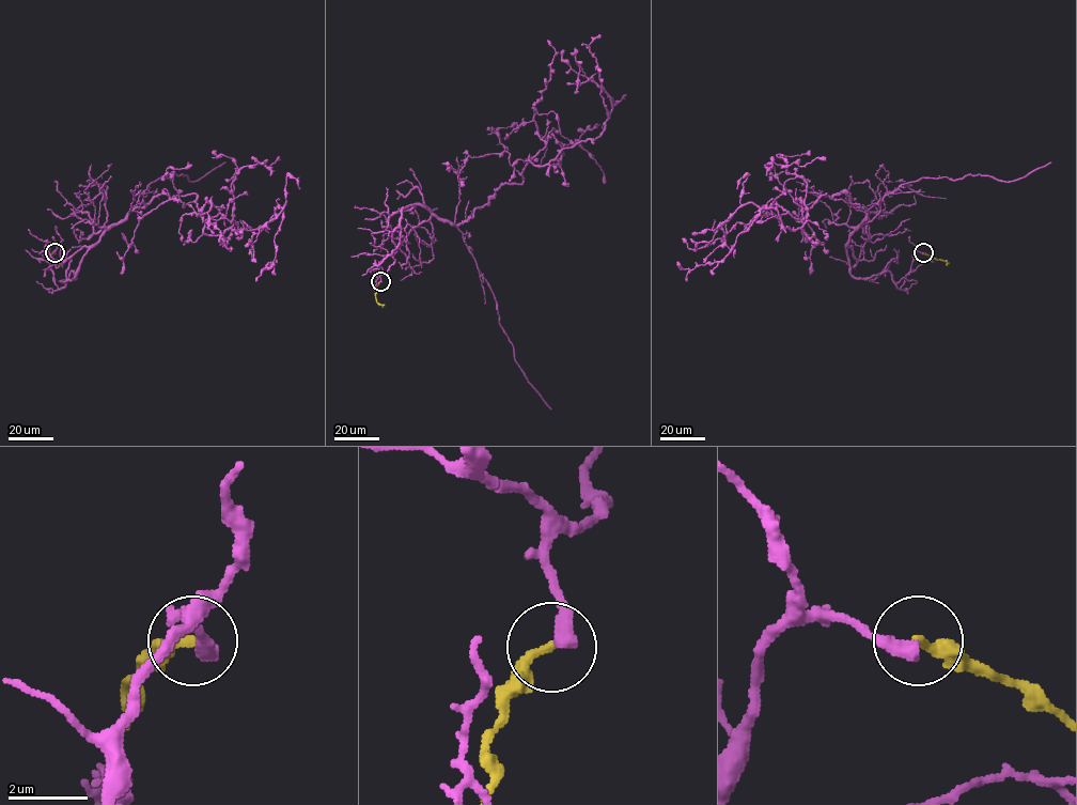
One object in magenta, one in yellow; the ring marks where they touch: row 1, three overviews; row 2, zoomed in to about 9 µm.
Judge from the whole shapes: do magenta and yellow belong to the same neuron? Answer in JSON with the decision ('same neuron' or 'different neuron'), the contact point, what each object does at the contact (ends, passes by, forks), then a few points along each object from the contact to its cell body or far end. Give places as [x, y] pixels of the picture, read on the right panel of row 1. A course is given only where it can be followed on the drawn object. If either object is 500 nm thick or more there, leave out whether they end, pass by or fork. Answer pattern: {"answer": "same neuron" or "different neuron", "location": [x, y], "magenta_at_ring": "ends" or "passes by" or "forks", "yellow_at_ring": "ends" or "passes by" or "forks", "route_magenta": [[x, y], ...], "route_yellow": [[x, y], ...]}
{"answer": "different neuron", "location": [923, 252], "magenta_at_ring": "ends", "yellow_at_ring": "ends", "route_magenta": [[923, 252], [901, 289], [855, 278], [867, 210], [845, 191], [808, 235], [764, 209], [720, 261], [677, 262]], "route_yellow": [[923, 252], [946, 261], [946, 265]]}

